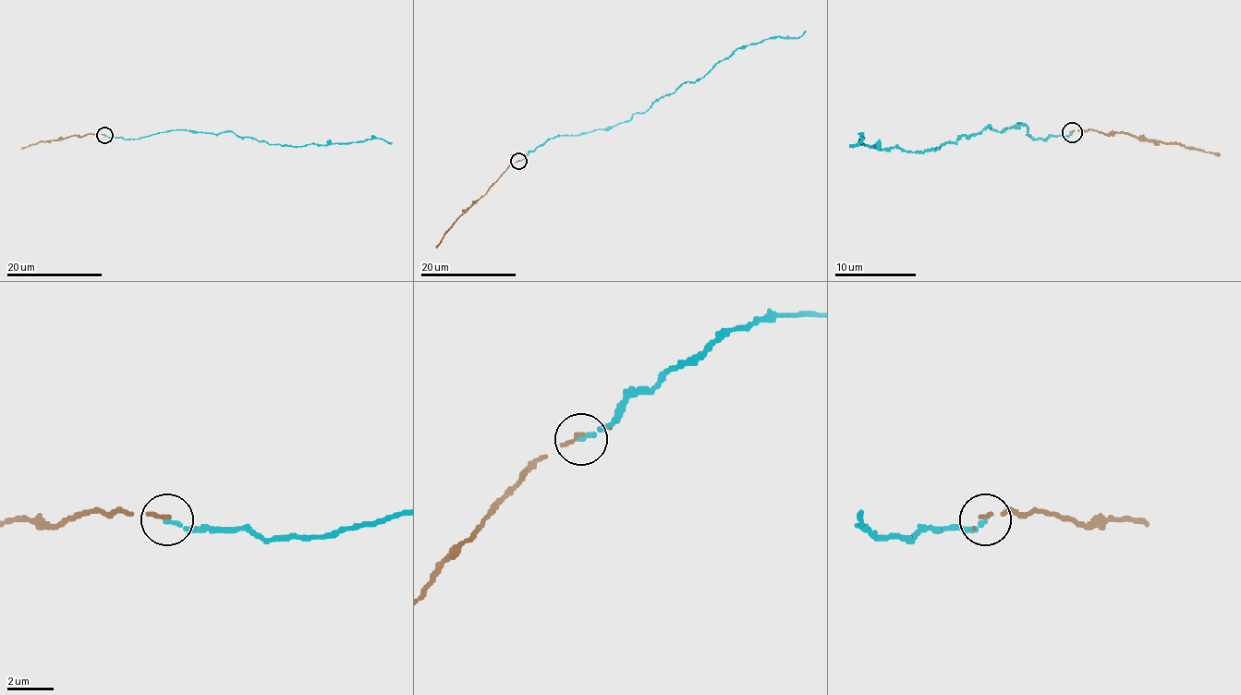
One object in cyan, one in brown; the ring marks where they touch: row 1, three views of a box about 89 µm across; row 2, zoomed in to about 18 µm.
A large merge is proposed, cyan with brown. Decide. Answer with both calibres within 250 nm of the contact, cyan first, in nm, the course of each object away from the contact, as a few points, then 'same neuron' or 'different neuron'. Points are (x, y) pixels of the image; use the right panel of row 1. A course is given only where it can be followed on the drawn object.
200/200 nm | cyan via (1072, 132), (1046, 140), (1017, 124), (997, 132), (991, 126), (936, 151), (879, 148), (860, 138), (850, 146) | brown via (1072, 132), (1127, 132), (1148, 140), (1178, 142), (1219, 156) | same neuron

